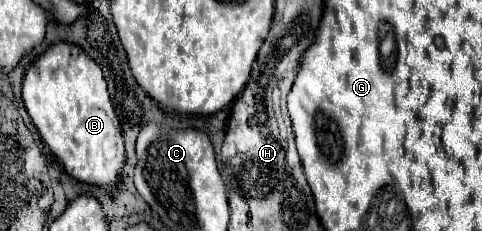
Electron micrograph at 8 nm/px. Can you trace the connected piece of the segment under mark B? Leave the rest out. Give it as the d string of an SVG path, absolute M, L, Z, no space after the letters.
M68 42L50 46L26 72L22 98L42 138L68 176L112 194L122 180L126 150L120 120L98 64Z

